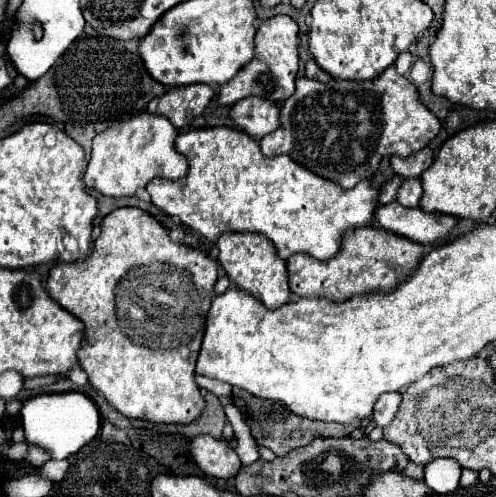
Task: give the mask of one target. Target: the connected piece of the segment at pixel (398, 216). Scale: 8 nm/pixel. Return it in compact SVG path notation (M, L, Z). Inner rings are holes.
M393 201L389 205L381 205L375 213L377 225L399 233L411 241L431 245L437 241L447 241L449 233L453 231L457 219L451 215L439 213L425 213L423 209L407 209L401 203Z

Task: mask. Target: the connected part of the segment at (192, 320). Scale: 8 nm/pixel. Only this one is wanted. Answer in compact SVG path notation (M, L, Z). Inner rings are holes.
M121 207L121 209L115 209L111 211L103 223L101 223L101 235L97 237L95 245L93 245L93 251L87 259L79 261L77 265L75 263L57 263L51 271L49 271L49 279L47 279L47 291L49 295L59 303L63 305L63 309L67 309L69 313L73 313L77 319L81 319L85 323L85 343L79 351L79 365L85 369L85 373L89 375L89 383L99 389L103 393L103 397L125 417L131 417L131 419L145 419L145 421L151 421L151 423L167 423L167 425L189 425L193 423L205 409L205 399L201 395L201 389L195 385L193 381L193 373L195 373L195 361L197 361L197 355L199 355L199 347L201 347L201 339L203 339L203 331L205 331L205 317L207 317L207 311L209 311L209 305L211 305L211 299L213 299L213 285L219 277L219 265L217 261L213 261L205 251L199 251L199 249L193 249L193 247L187 247L187 245L181 245L181 243L173 243L169 239L169 233L167 229L155 219L151 217L147 211L143 209L135 209L135 207ZM131 271L143 271L141 275L137 275L137 309L127 309L125 311L125 321L121 321L119 313L117 313L117 289L121 285L123 279L131 277Z

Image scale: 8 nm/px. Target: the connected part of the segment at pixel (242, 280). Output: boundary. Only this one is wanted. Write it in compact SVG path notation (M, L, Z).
M225 233L217 239L219 263L227 271L229 279L235 281L241 289L249 291L255 299L263 301L269 309L279 309L289 301L289 283L287 283L287 263L279 259L275 245L259 233Z

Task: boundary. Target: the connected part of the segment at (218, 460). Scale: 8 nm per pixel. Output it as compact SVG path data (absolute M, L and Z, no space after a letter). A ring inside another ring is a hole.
M197 435L191 439L189 451L199 465L199 469L207 475L229 479L235 477L241 469L241 461L237 453L229 447L225 439L215 439L211 435Z

